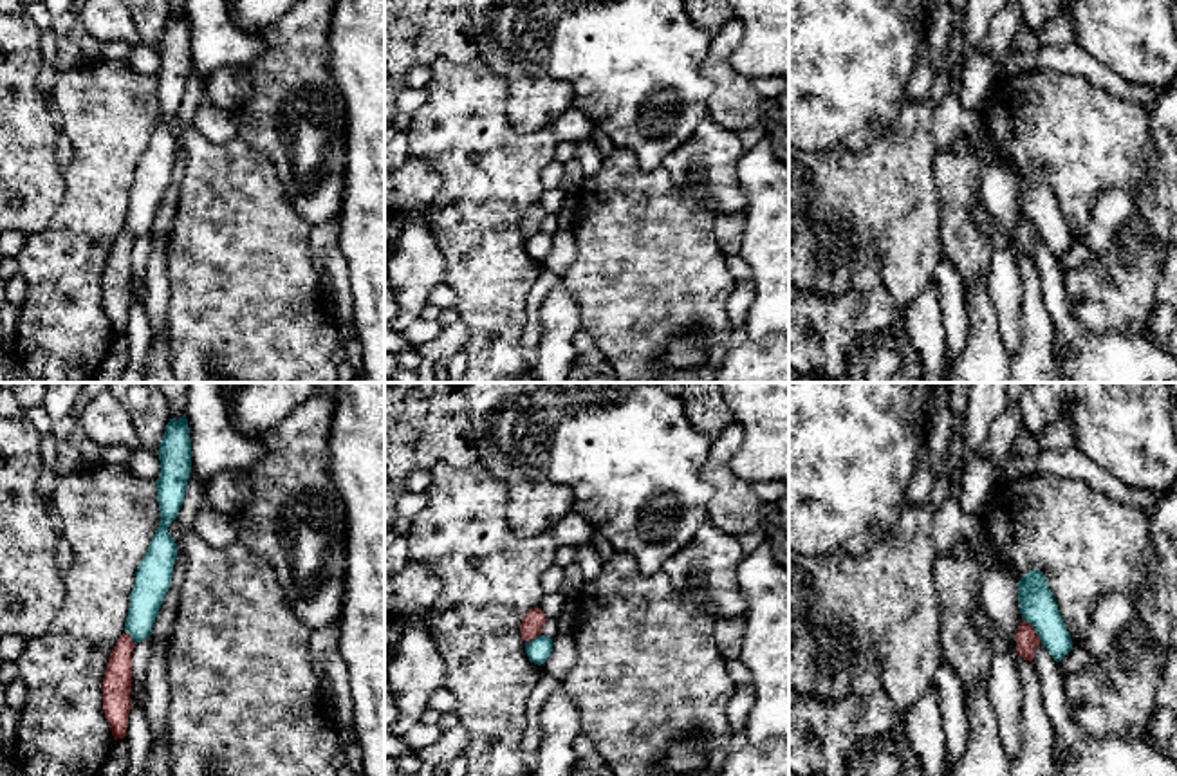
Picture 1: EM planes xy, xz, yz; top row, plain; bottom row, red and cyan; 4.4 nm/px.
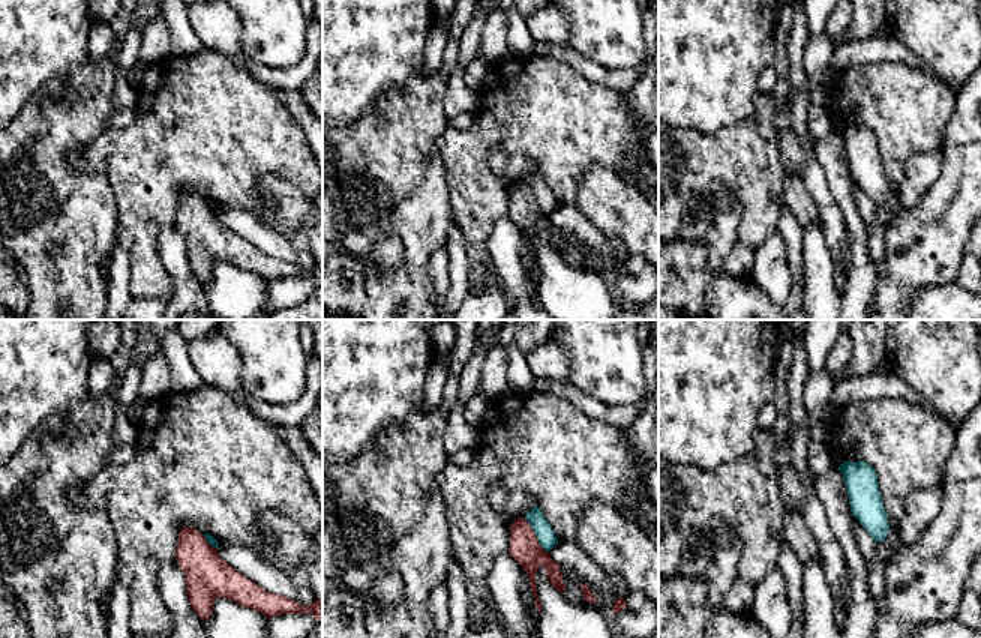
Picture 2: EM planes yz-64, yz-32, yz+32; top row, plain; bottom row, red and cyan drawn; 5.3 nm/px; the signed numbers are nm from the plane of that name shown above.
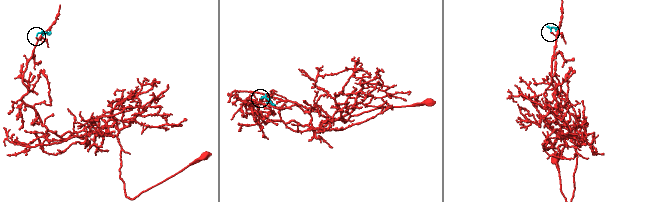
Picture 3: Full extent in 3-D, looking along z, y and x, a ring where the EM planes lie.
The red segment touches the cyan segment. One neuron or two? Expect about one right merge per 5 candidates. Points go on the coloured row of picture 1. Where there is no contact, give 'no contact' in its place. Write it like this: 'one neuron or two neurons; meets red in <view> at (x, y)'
two neurons; meets red in yz at (1033, 630)

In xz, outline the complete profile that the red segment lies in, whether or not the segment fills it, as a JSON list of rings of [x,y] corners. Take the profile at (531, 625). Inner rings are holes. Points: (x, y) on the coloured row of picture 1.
[[[534,606],[531,608],[520,624],[520,635],[525,642],[531,642],[533,639],[536,639],[538,635],[542,635],[542,626],[547,621],[545,614]]]

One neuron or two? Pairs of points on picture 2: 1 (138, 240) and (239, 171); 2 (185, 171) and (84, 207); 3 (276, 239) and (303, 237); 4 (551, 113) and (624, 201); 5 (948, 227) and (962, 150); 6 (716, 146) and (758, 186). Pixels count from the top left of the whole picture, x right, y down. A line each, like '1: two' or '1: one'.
1: one
2: two
3: two
4: two
5: one
6: one

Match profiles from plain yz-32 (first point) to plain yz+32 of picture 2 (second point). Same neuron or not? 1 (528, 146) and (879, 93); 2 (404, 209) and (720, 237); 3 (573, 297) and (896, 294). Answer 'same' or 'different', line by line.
1: same
2: different
3: different

